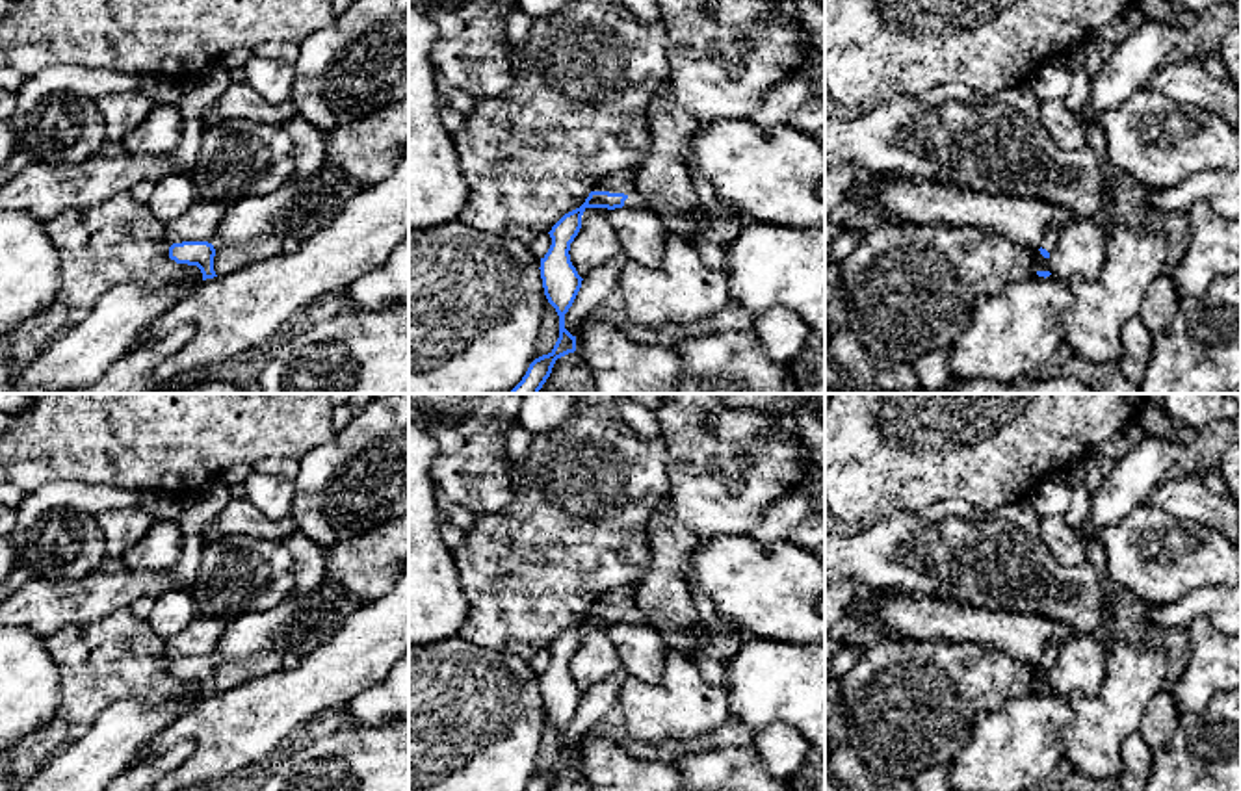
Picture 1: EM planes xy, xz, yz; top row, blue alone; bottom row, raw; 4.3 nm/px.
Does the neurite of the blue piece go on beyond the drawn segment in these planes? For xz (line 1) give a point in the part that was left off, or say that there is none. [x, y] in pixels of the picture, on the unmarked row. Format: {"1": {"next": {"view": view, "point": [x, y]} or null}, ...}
{"1": {"next": {"view": "xz", "point": [634, 617]}}}

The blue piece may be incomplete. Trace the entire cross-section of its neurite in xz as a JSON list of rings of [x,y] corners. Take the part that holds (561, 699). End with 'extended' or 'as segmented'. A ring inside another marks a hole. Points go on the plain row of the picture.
[[[591,607],[585,618],[565,629],[548,648],[552,661],[548,668],[541,674],[541,694],[548,719],[555,724],[559,732],[559,754],[548,771],[535,774],[526,791],[550,791],[557,774],[576,767],[576,752],[565,745],[565,730],[572,722],[580,704],[581,693],[570,678],[570,659],[581,644],[581,631],[587,624],[632,624],[632,626],[652,626],[656,620],[654,613],[639,609],[609,609],[609,607]]]; extended

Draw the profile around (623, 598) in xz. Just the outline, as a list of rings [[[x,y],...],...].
[[[624,587],[604,594],[594,600],[591,607],[609,607],[609,609],[624,609],[630,611],[635,605],[635,589]]]

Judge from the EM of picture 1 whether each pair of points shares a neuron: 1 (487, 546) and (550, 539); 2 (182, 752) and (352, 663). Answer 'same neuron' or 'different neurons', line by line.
1: same neuron
2: different neurons

